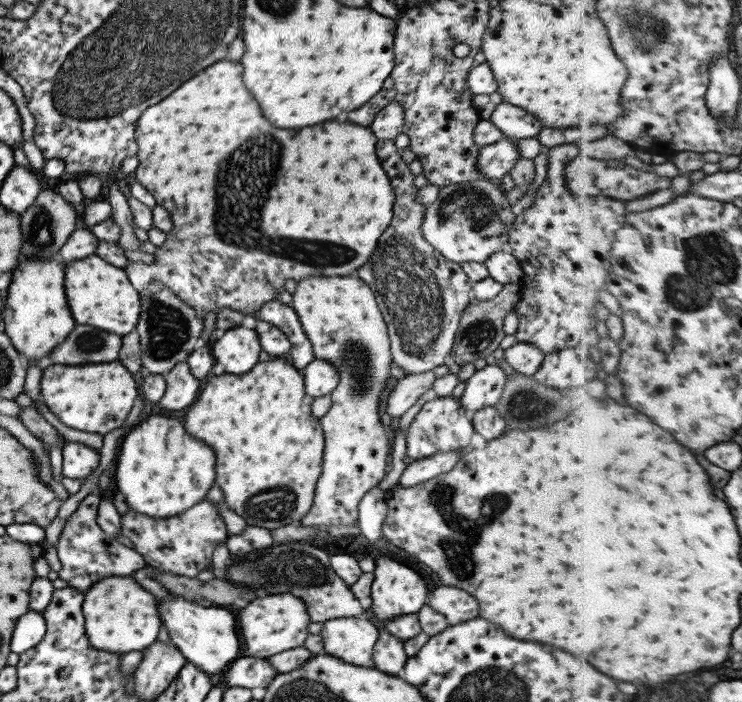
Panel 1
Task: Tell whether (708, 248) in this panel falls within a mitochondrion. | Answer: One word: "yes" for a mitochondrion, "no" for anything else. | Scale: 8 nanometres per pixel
yes

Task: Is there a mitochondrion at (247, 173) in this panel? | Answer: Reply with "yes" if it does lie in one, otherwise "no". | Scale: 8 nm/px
yes

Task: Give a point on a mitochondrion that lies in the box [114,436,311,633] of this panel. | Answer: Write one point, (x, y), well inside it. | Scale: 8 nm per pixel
(264, 505)

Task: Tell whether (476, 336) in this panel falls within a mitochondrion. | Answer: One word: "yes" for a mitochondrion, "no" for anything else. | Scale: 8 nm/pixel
yes

